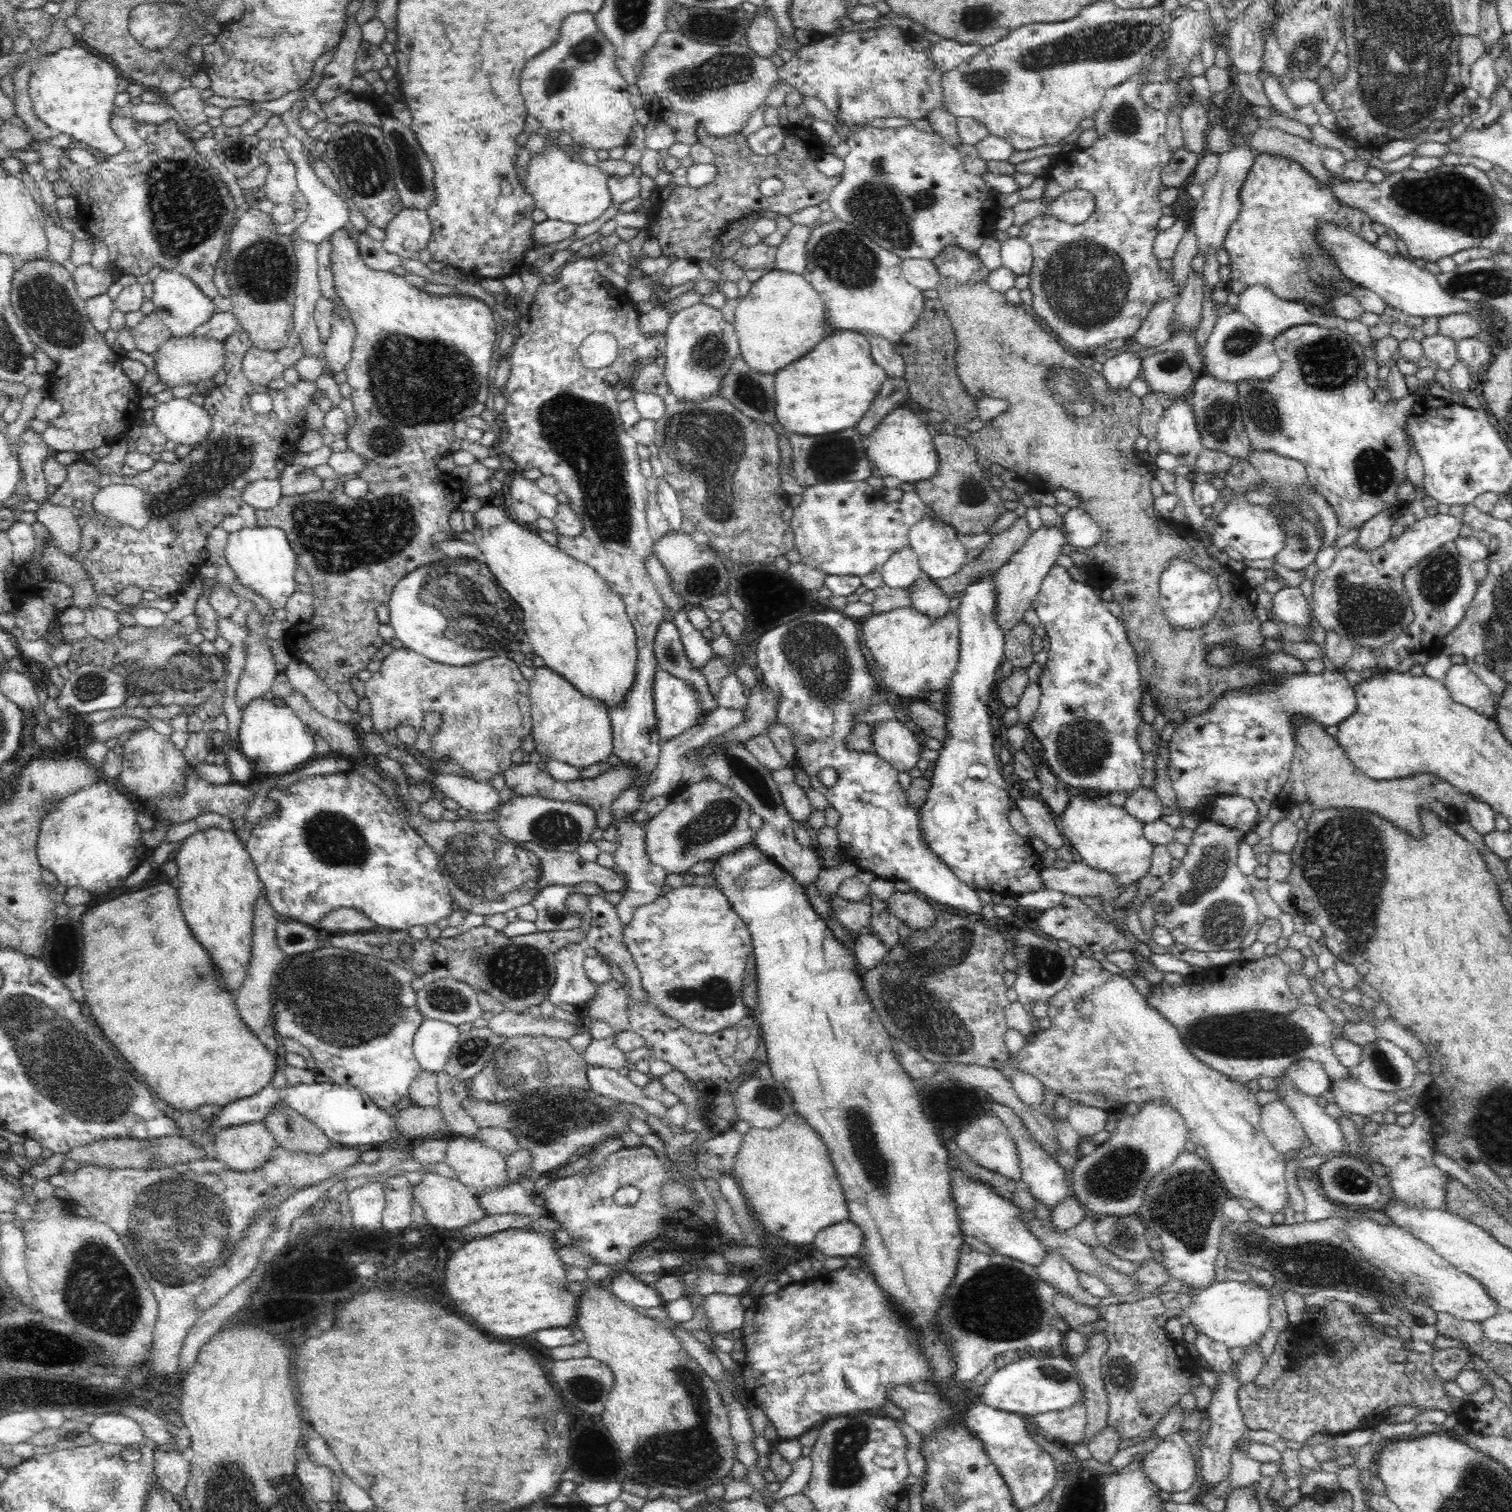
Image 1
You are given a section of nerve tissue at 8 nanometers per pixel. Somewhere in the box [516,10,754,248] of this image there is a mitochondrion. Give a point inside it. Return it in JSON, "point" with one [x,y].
{"point":[587,48]}

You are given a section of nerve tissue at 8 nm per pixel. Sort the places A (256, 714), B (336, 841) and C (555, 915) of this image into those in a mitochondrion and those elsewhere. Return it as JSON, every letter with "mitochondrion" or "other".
{"A":"other","B":"mitochondrion","C":"mitochondrion"}

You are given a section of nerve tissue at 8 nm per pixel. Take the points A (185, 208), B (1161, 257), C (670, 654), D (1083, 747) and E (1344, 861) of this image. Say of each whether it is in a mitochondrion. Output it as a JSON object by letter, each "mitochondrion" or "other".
{"A":"mitochondrion","B":"other","C":"mitochondrion","D":"mitochondrion","E":"mitochondrion"}

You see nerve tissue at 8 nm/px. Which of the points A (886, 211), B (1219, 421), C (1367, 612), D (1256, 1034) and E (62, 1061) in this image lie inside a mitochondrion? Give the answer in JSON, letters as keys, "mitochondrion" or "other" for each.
{"A":"mitochondrion","B":"mitochondrion","C":"mitochondrion","D":"mitochondrion","E":"mitochondrion"}

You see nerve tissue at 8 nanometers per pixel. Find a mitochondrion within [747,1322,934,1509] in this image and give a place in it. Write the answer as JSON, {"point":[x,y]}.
{"point":[846,1471]}

